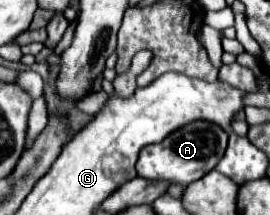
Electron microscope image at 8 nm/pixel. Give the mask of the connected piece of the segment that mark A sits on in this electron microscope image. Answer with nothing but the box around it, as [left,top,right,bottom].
[136,122,228,186]

